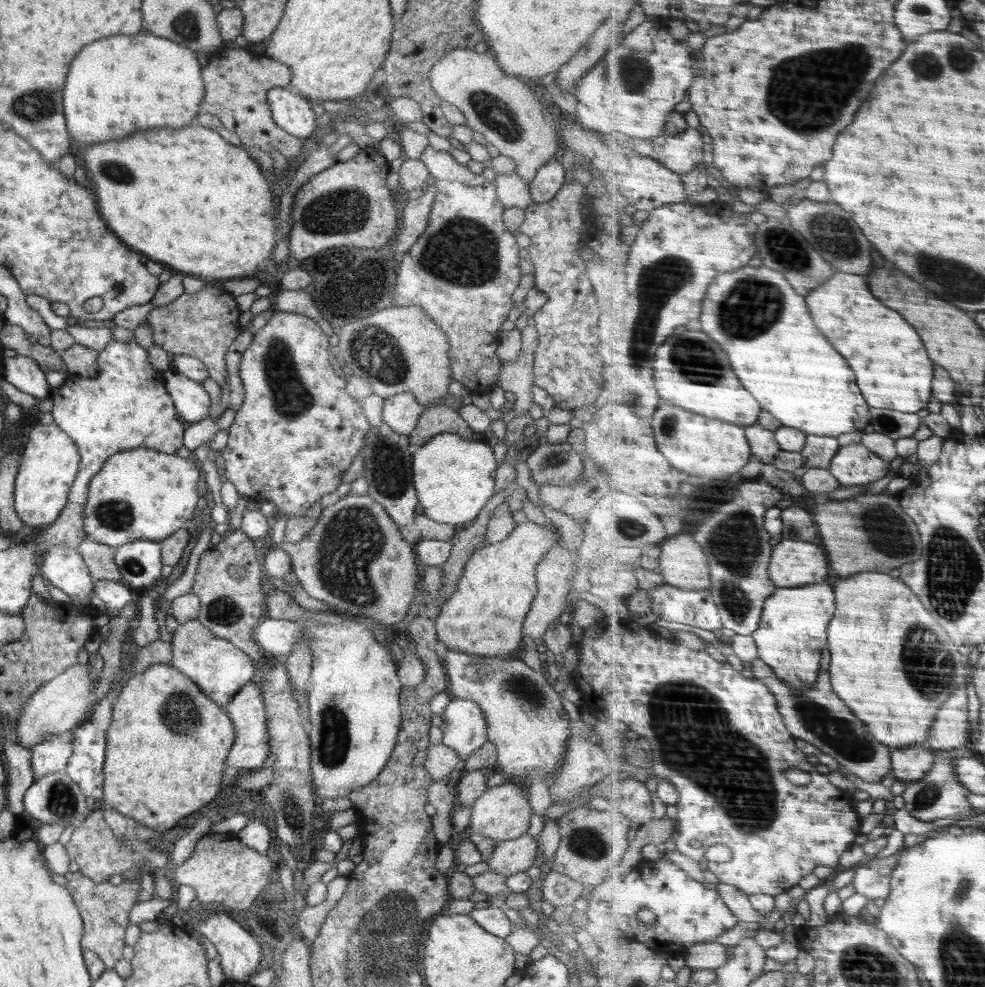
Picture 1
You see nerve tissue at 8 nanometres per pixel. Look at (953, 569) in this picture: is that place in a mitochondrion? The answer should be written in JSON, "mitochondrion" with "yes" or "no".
{"mitochondrion":"yes"}

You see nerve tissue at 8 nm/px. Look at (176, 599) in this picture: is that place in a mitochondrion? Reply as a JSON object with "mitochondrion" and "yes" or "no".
{"mitochondrion":"no"}

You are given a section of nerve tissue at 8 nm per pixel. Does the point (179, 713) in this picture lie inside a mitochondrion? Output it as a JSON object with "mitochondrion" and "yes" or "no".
{"mitochondrion":"yes"}

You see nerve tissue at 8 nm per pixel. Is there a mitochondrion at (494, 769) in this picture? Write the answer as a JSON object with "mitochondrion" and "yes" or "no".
{"mitochondrion":"no"}

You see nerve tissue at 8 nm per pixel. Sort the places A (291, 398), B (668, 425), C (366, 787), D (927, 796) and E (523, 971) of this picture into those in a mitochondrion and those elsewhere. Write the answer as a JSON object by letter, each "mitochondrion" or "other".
{"A":"mitochondrion","B":"mitochondrion","C":"other","D":"mitochondrion","E":"other"}

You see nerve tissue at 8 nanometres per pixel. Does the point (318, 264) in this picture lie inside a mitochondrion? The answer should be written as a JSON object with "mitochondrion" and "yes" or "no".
{"mitochondrion":"no"}

